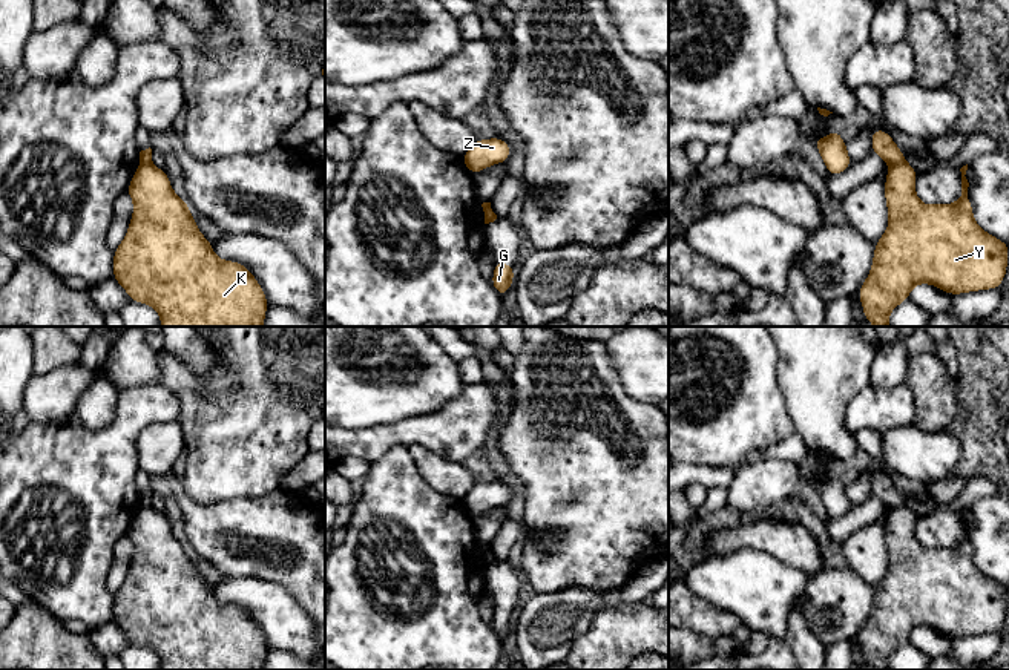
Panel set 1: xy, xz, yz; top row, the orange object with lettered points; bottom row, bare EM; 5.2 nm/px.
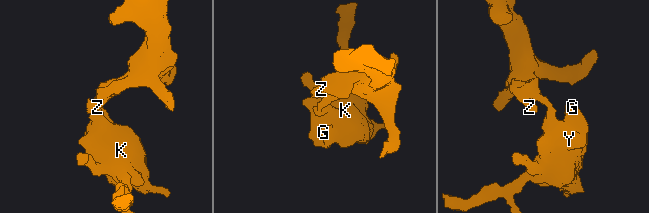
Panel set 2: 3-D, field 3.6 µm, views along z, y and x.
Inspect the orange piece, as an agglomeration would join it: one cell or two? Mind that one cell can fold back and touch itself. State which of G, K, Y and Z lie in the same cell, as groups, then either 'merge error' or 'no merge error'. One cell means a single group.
groups G K Y / Z; merge error

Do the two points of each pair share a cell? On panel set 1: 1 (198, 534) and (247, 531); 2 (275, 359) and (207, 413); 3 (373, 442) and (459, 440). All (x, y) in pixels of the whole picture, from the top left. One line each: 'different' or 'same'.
1: same
2: same
3: same

